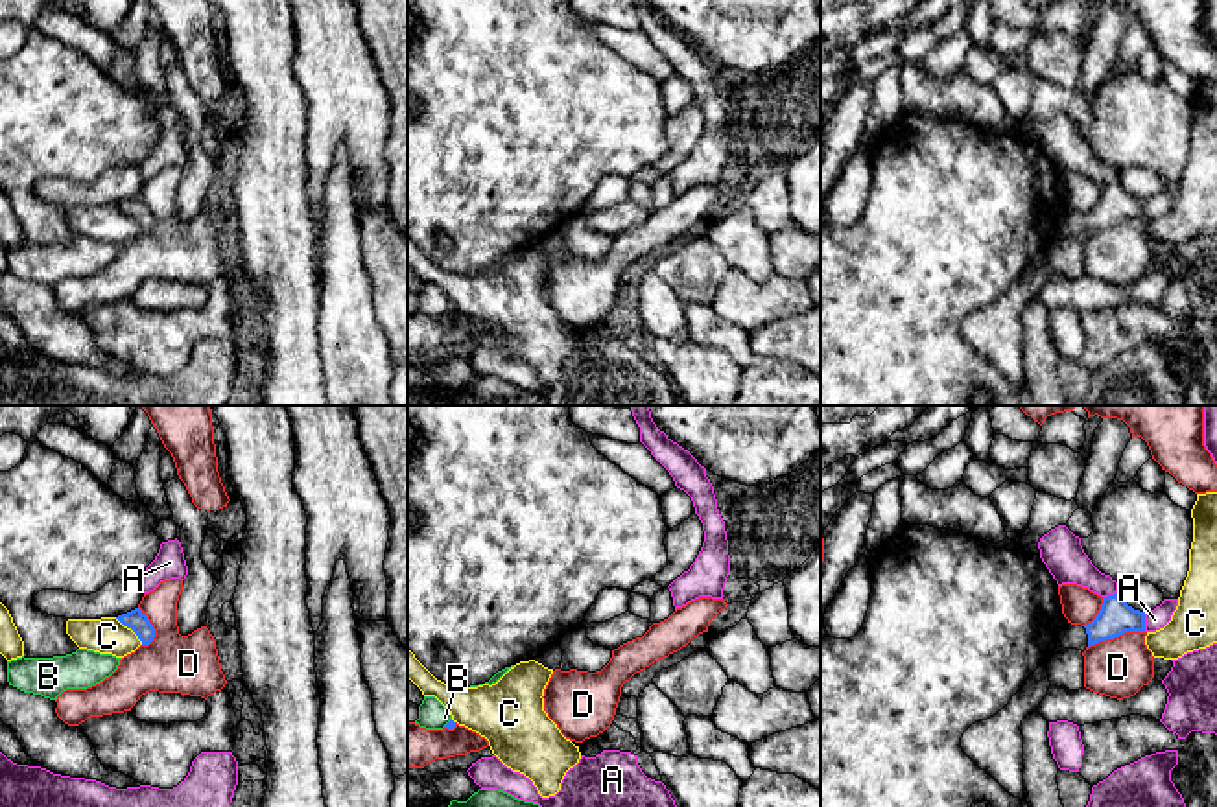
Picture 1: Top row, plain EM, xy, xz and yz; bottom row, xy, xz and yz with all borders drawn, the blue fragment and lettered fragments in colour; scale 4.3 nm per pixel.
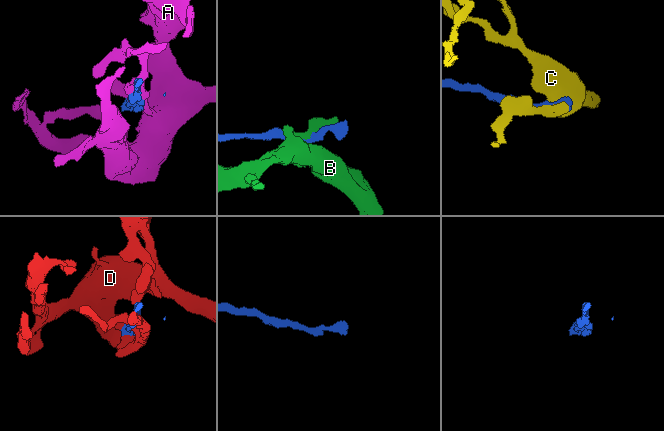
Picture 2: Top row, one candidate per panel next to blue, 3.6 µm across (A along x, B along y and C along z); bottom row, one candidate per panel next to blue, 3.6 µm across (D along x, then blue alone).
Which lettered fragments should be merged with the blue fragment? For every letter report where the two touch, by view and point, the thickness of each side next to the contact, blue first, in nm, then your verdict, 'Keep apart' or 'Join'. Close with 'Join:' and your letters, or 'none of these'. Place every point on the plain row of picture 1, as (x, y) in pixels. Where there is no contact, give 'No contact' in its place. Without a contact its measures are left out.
A: Touches blue at yz (1144, 210). Thickness 150 nm (blue) against 90 nm. Keep apart
B: Touches blue at xz (448, 310). Thickness 40 nm (blue) against 130 nm. Keep apart
C: Touches blue at xy (129, 214). Thickness 90 nm (blue) against 160 nm. Keep apart
D: Touches blue at yz (1116, 223). Thickness 150 nm (blue) against 260 nm. Keep apart
Join: none of these

